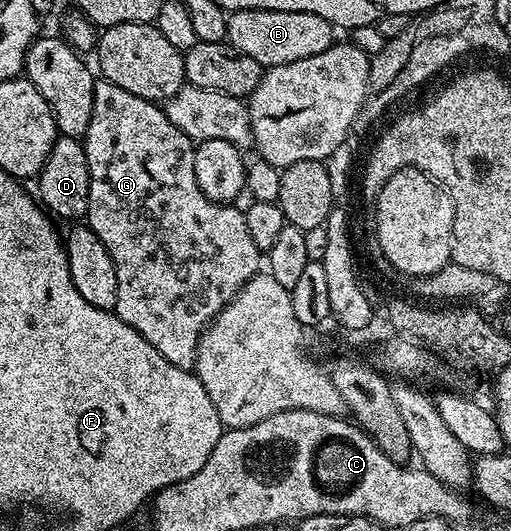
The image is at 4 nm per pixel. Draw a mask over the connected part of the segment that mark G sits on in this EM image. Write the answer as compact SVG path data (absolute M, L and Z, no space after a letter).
M97 81L94 88L94 112L90 116L90 128L86 128L82 141L86 152L86 164L90 168L90 204L86 225L96 233L98 240L102 240L102 244L106 244L106 252L110 252L114 268L118 272L118 304L114 311L115 317L123 320L125 326L133 332L146 336L146 340L154 344L154 348L162 352L162 356L170 360L172 366L176 366L181 372L191 371L196 365L196 352L200 349L200 339L203 338L205 330L235 300L236 293L262 270L262 251L250 236L244 210L239 205L215 202L206 197L202 188L198 188L198 180L194 176L196 146L192 139L186 137L178 128L174 128L174 124L170 124L170 120L157 103L142 100L142 96L134 96L134 92L118 88L118 84Z

